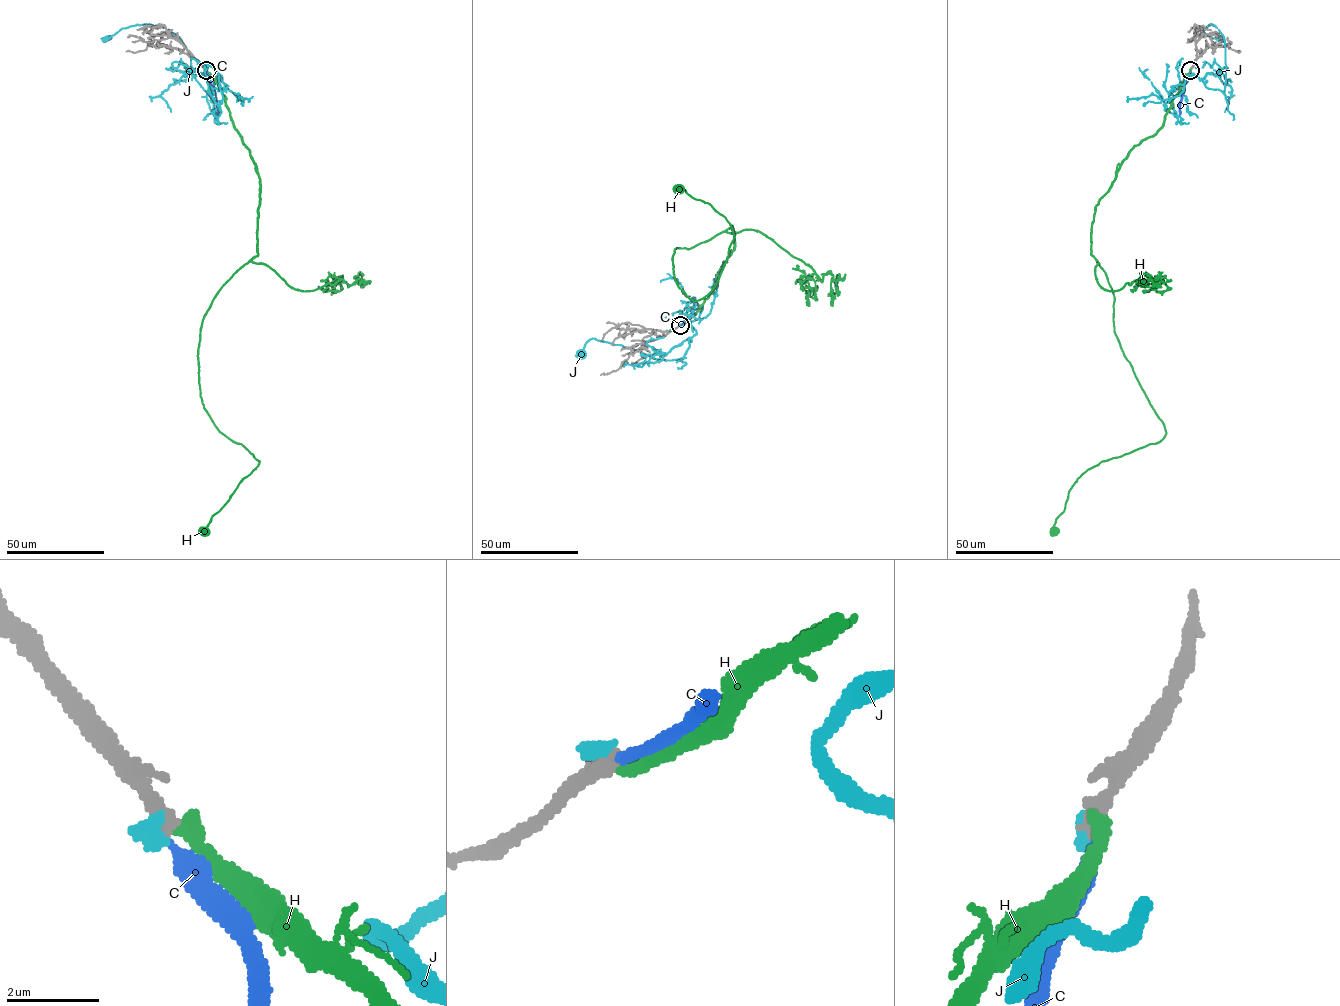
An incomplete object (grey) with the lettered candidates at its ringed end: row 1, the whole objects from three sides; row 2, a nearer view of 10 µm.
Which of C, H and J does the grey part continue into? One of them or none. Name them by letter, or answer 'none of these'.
none of these

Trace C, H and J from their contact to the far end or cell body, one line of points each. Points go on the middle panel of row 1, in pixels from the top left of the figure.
C: (680, 325), (694, 314)
H: (680, 325), (735, 245), (732, 225), (674, 249), (690, 299), (710, 291), (734, 235), (678, 190)
J: (680, 324), (688, 324), (696, 334), (689, 338), (689, 347), (680, 358), (652, 358), (594, 338), (578, 358)

